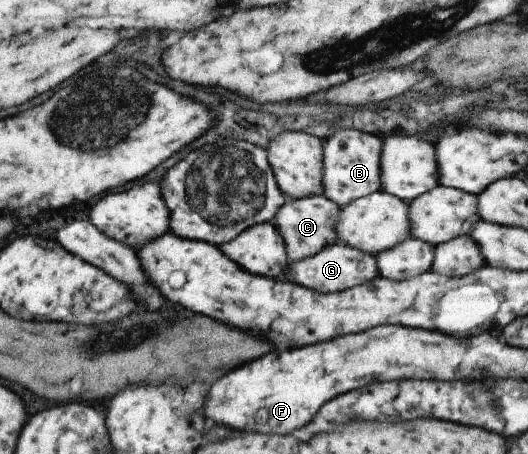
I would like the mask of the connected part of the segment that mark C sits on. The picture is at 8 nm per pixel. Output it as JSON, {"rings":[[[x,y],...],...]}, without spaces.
{"rings":[[[324,196],[306,197],[293,201],[287,198],[271,222],[282,233],[290,263],[314,256],[337,242],[335,226],[340,213],[339,204]]]}

